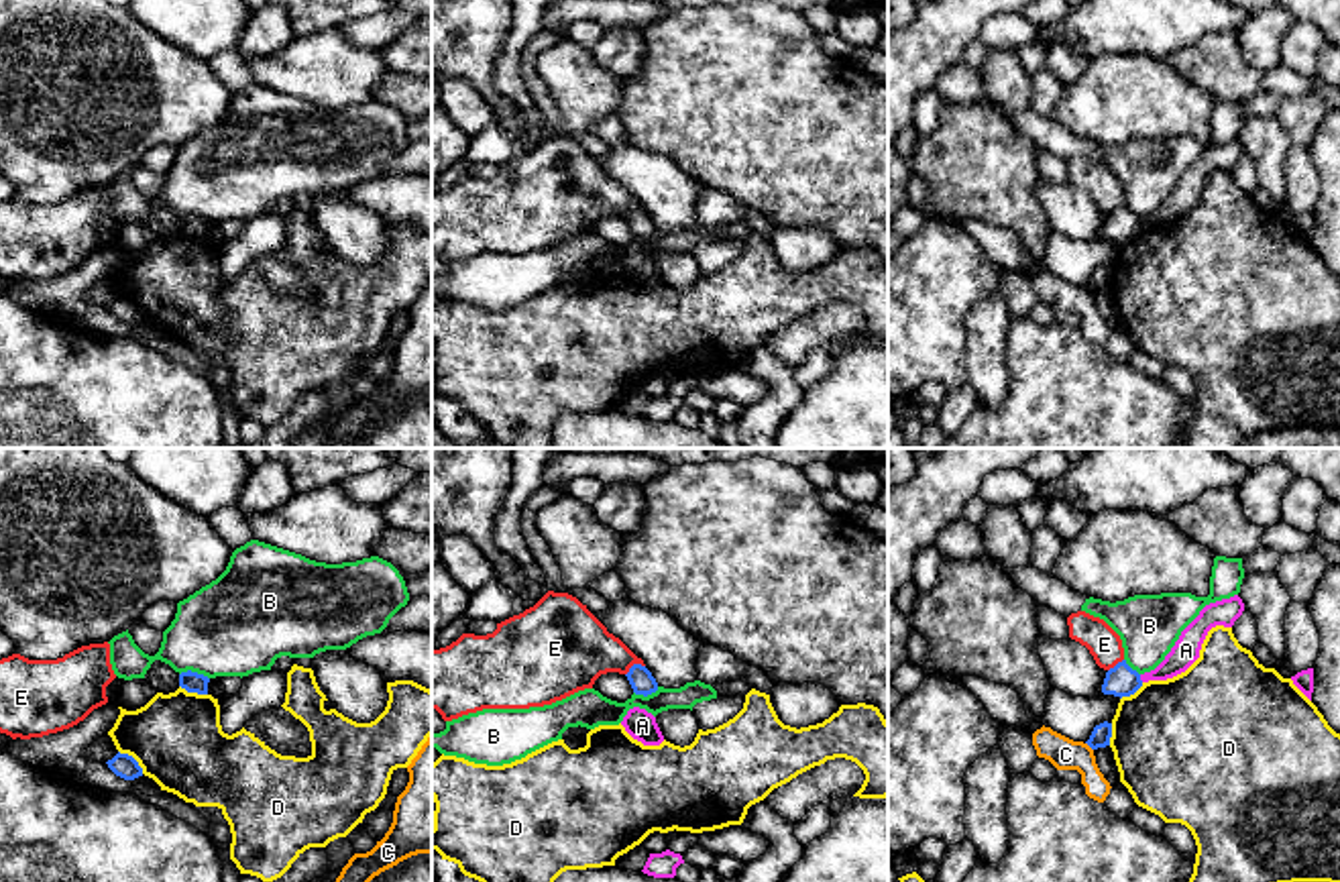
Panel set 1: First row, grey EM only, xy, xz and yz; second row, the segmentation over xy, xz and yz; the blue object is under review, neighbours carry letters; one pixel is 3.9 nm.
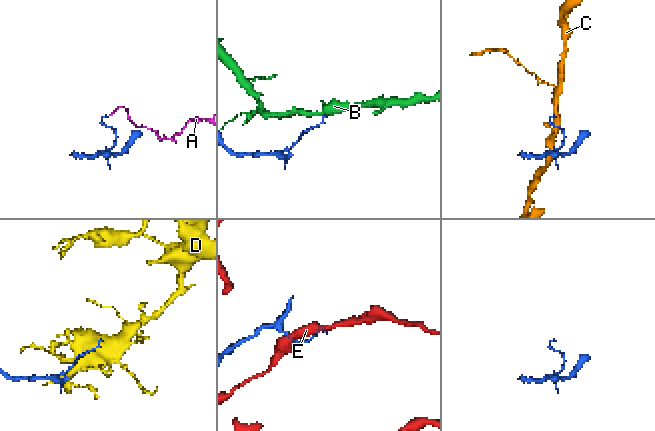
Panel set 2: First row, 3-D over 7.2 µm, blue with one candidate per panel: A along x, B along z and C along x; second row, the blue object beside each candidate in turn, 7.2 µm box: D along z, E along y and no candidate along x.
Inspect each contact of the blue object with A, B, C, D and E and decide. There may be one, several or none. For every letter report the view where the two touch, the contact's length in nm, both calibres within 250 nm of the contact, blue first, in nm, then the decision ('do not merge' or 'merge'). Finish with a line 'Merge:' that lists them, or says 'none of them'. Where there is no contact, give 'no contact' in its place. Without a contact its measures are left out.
A: yz | 40 nm | 130/110 nm | do not merge
B: xy | 120 nm | 80/400 nm | do not merge
C: yz | 50 nm | 80/130 nm | do not merge
D: xy | 140 nm | 90/360 nm | do not merge
E: xz | 90 nm | 90/300 nm | do not merge
Merge: none of them

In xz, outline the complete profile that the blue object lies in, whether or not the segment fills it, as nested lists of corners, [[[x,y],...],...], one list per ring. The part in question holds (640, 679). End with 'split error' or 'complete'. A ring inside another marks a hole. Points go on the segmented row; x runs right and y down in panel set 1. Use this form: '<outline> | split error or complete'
[[[633,664],[625,676],[627,676],[627,680],[629,680],[635,695],[648,697],[648,695],[658,691],[656,678],[641,664]]] | complete

